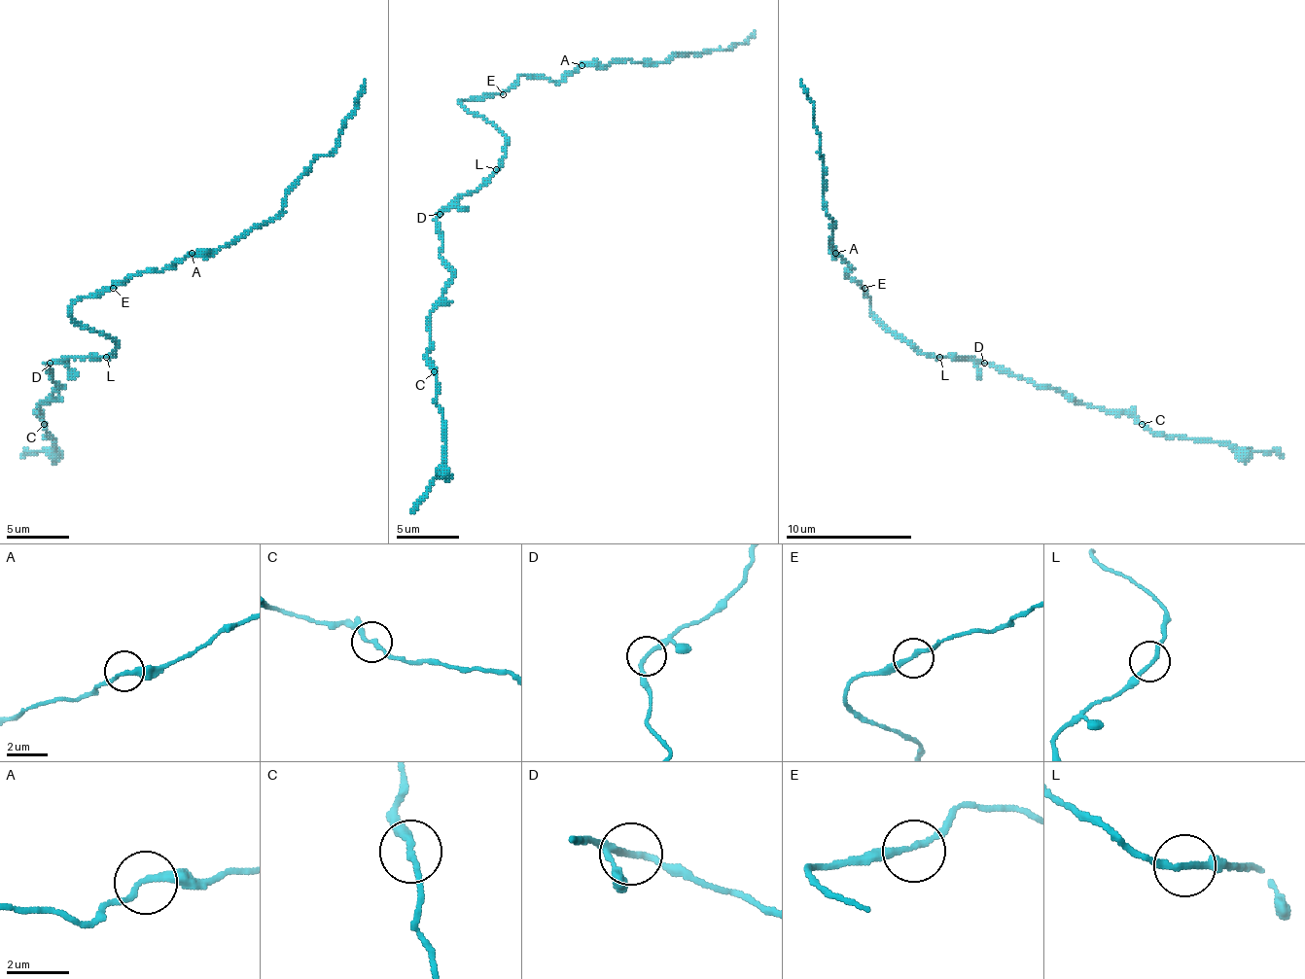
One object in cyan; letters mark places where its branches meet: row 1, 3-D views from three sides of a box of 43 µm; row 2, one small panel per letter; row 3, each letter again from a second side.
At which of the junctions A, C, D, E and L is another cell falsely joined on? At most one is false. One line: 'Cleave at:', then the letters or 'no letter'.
Cleave at: no letter

